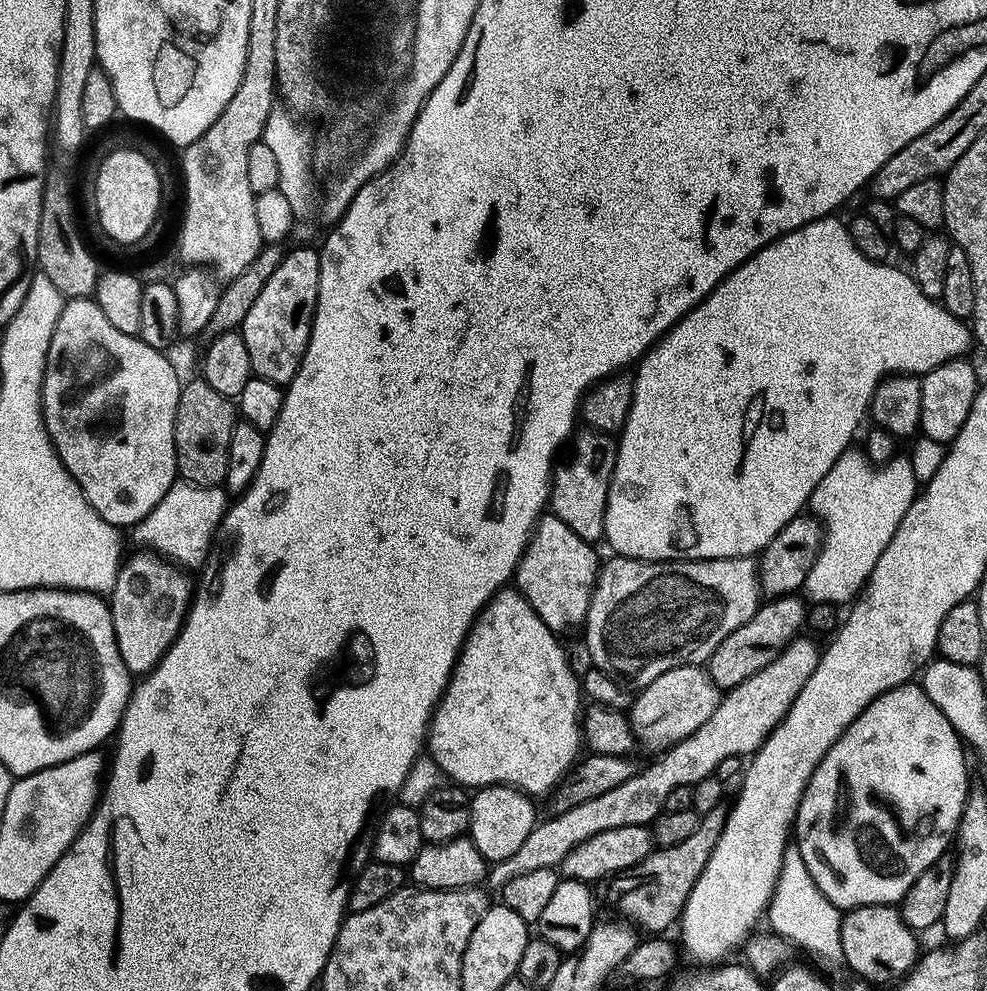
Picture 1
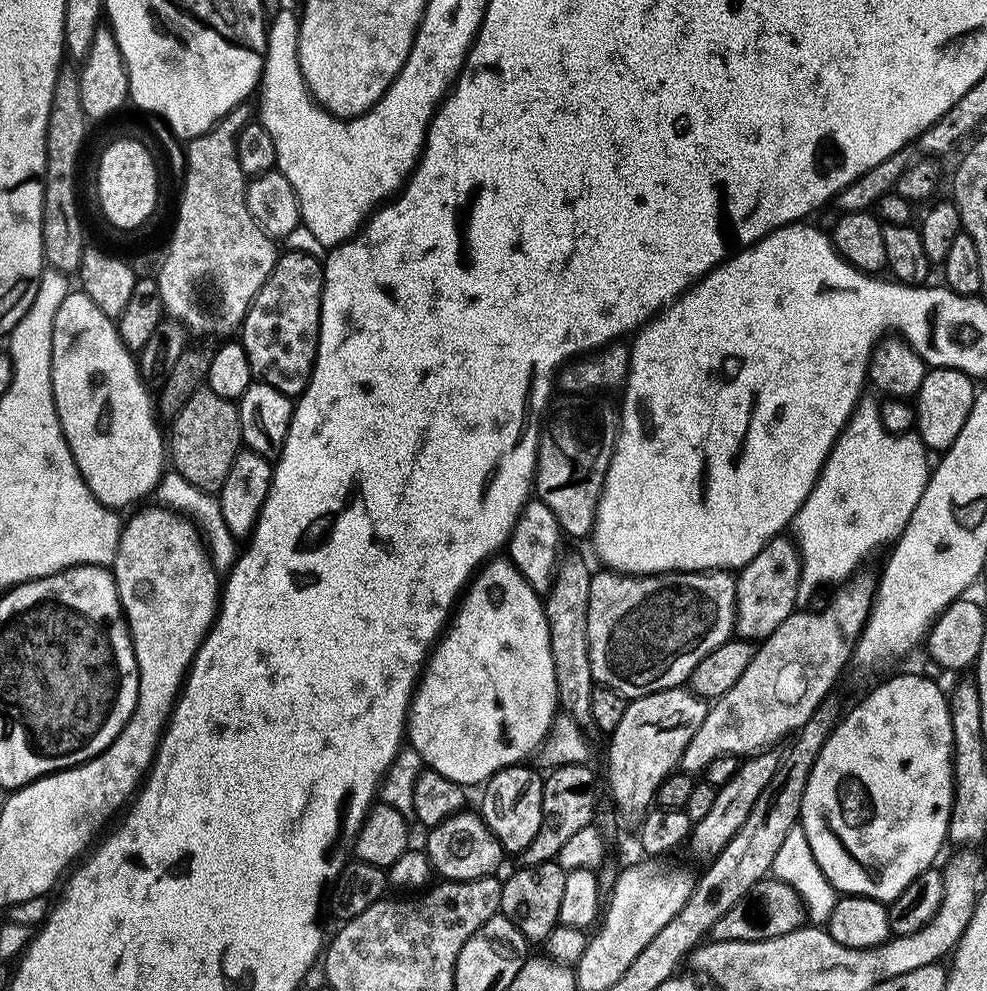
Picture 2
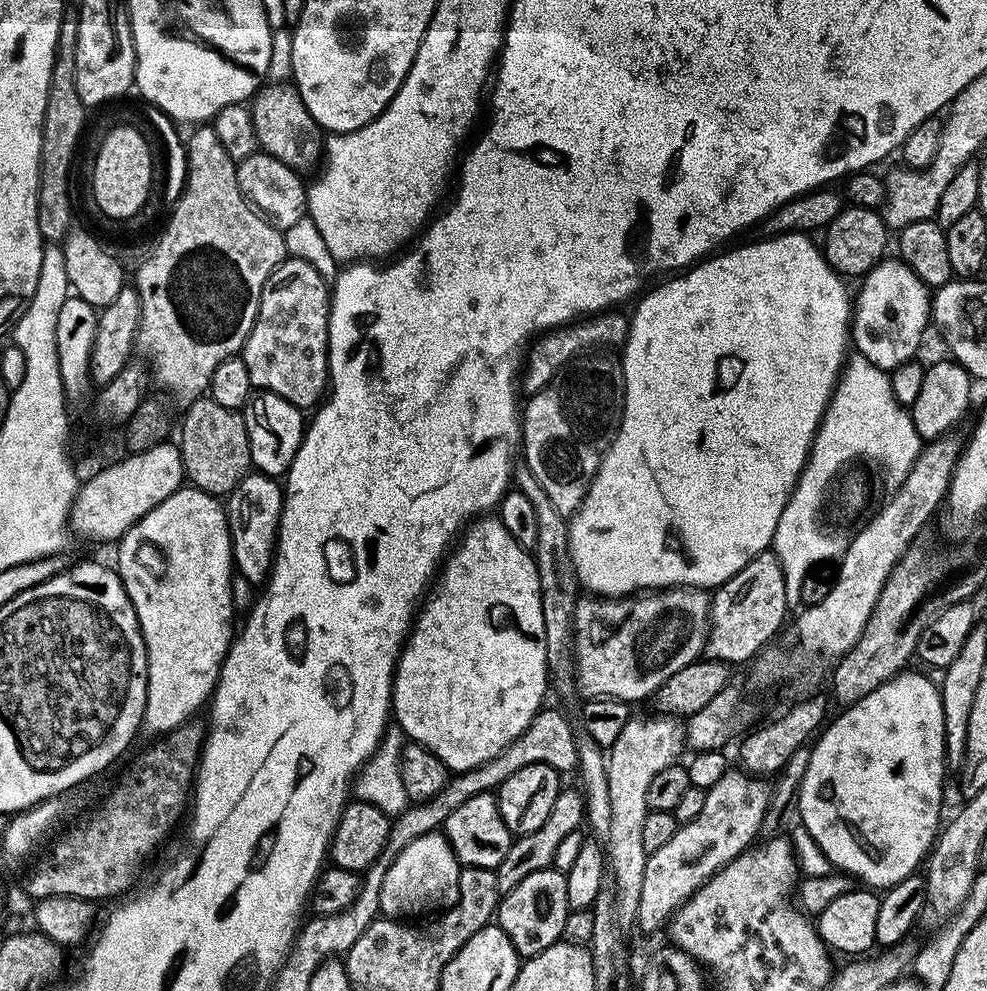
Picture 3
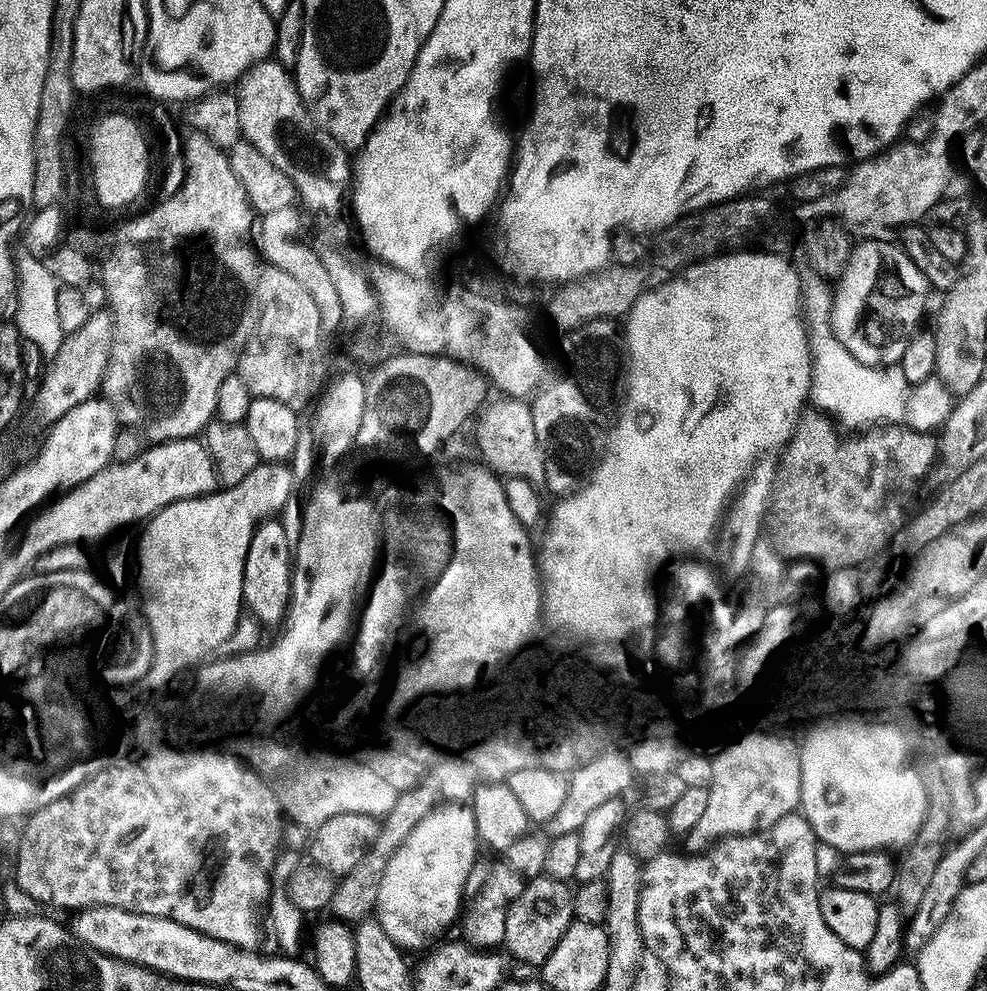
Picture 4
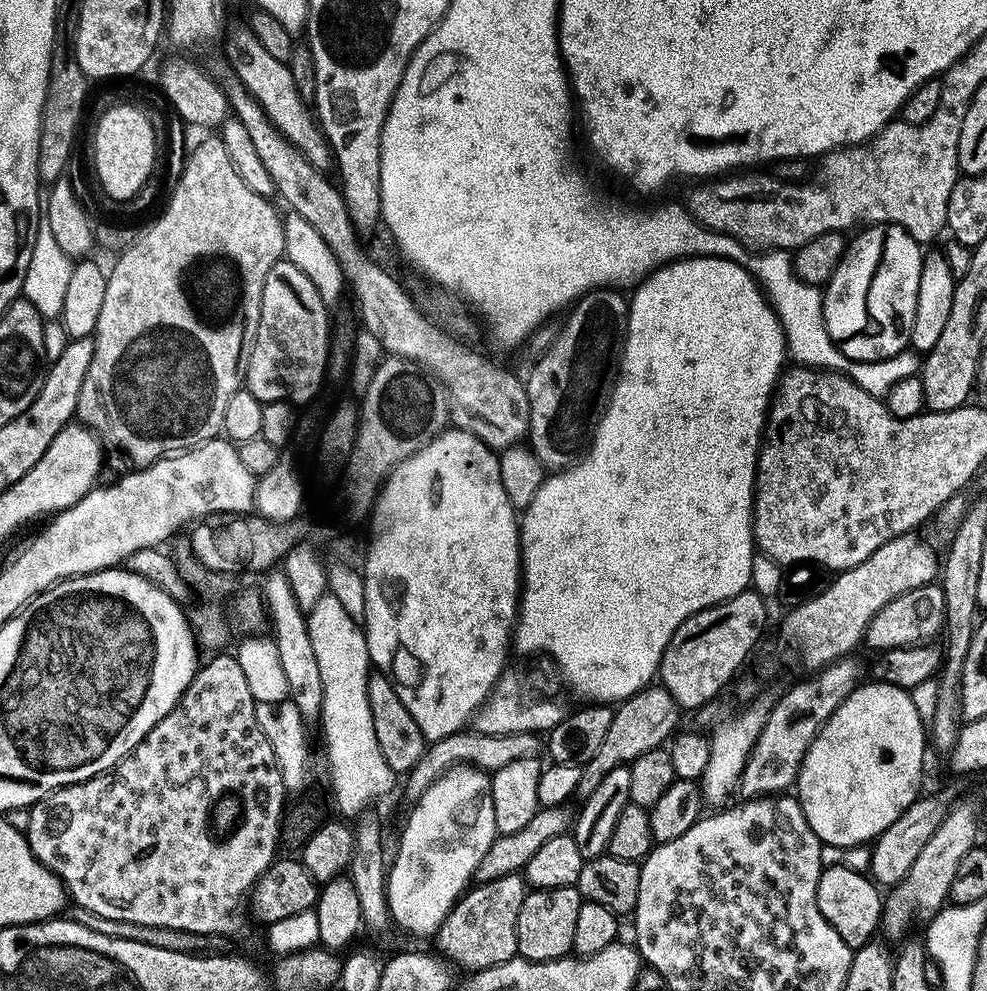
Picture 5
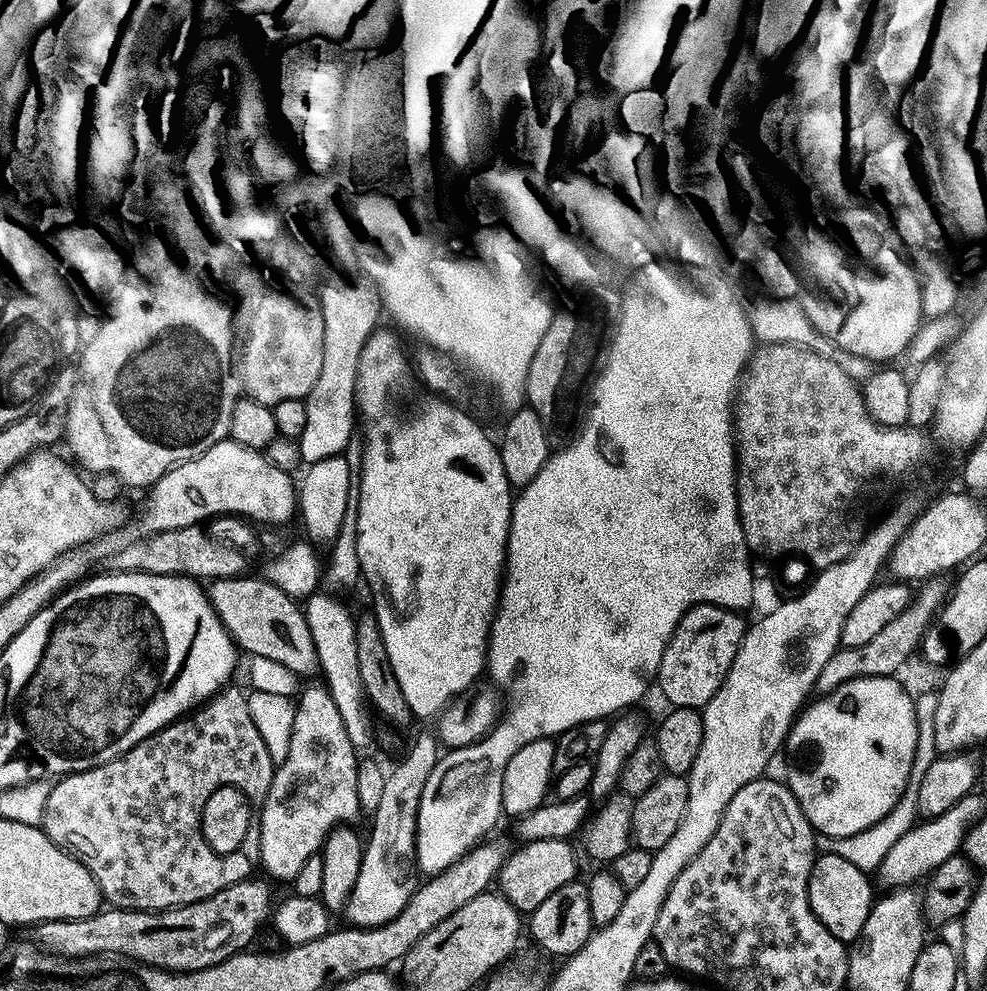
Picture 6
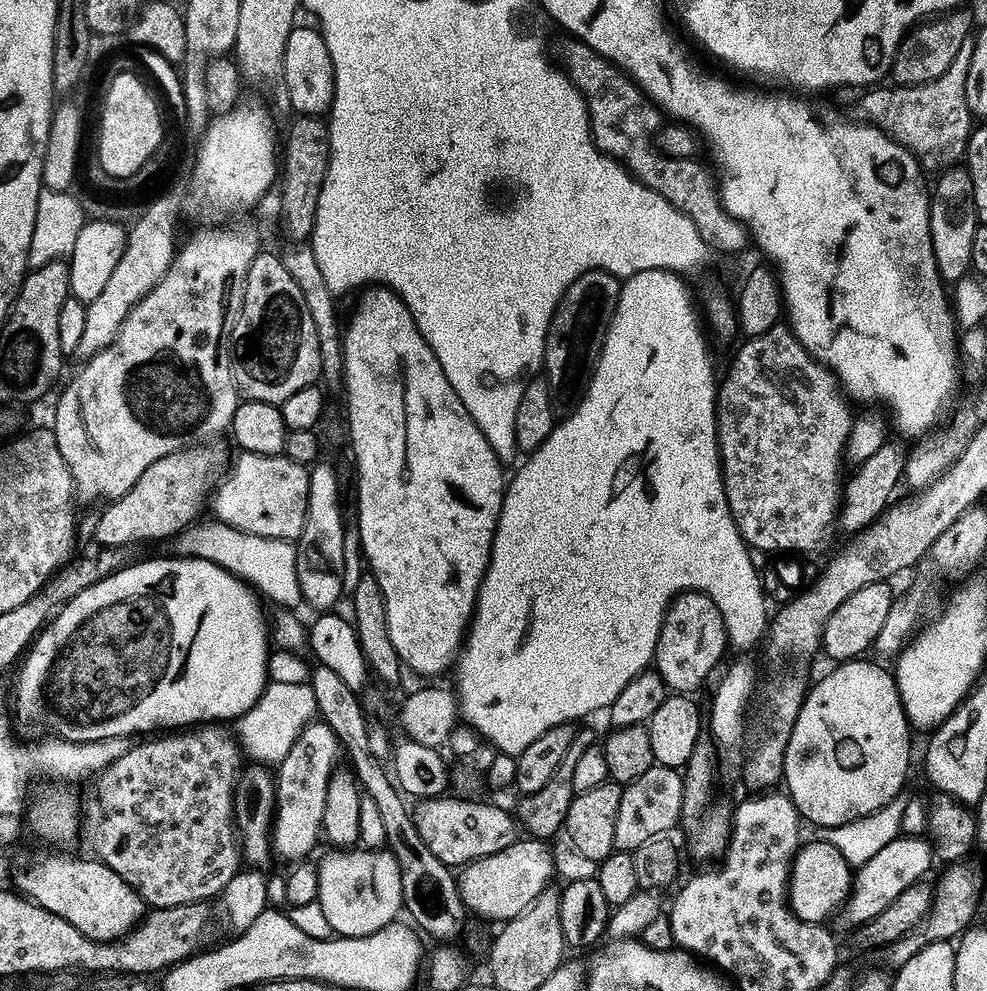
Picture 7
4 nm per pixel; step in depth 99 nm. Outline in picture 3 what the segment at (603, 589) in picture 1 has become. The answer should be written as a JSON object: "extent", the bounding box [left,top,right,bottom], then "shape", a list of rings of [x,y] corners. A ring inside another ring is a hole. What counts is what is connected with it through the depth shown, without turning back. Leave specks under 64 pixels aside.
{"extent":[572,588,712,701],"shape":[[[666,588],[663,590],[649,590],[640,595],[621,596],[609,598],[595,594],[584,594],[579,597],[576,609],[573,614],[572,635],[574,637],[574,659],[577,693],[584,695],[585,701],[589,700],[644,700],[651,697],[670,678],[670,674],[678,674],[682,666],[690,666],[695,660],[705,655],[708,647],[708,631],[712,628],[712,596],[703,588]]]}

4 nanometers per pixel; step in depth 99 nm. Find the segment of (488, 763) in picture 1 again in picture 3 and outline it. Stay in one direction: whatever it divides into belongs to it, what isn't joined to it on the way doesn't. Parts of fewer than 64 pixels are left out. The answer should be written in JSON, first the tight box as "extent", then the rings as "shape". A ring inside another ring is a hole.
{"extent":[391,518,550,773],"shape":[[[477,518],[463,529],[458,543],[451,549],[450,555],[443,561],[442,567],[416,613],[416,619],[409,631],[408,639],[400,650],[400,659],[396,662],[396,671],[392,673],[392,706],[391,715],[400,723],[402,731],[408,735],[409,741],[430,750],[453,773],[469,772],[471,768],[482,766],[490,758],[494,758],[514,738],[518,738],[530,726],[530,722],[545,703],[544,691],[550,688],[550,675],[547,664],[546,626],[542,616],[542,594],[539,590],[539,576],[536,561],[529,549],[523,548],[514,538],[510,538],[510,530],[502,526],[499,518]]]}

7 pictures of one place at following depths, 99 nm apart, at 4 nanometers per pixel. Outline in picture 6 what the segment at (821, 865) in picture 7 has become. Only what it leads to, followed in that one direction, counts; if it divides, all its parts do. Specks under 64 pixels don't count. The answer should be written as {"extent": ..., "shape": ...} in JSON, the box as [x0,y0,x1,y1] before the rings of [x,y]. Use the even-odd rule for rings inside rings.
{"extent":[808,851,874,942],"shape":[[[835,851],[815,857],[812,873],[808,875],[808,901],[821,924],[840,940],[854,942],[859,939],[866,918],[874,903],[869,877],[854,862],[846,862]]]}

